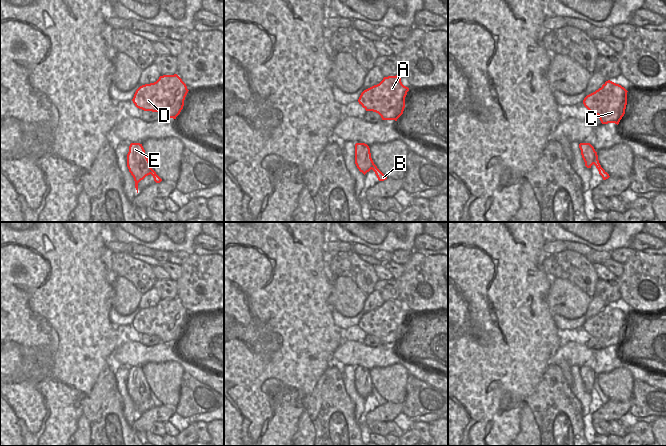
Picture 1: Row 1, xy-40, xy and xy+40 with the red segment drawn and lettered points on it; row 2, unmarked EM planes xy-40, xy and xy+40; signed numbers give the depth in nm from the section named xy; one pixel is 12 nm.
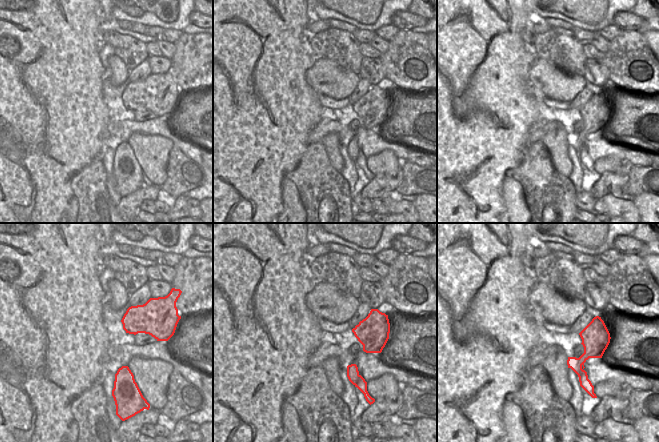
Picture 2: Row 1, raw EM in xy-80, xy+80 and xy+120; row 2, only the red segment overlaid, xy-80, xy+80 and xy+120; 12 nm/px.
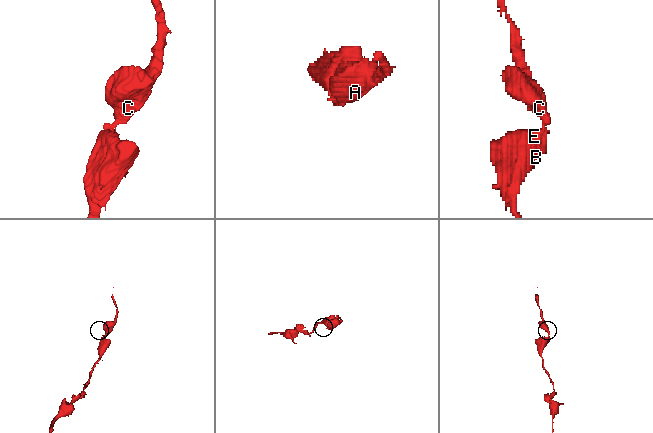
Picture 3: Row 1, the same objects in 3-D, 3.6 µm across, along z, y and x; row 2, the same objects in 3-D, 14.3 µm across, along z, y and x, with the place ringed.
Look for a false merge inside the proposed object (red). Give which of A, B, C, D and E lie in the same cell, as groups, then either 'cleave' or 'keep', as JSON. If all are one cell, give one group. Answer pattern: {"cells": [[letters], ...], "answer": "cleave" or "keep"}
{"cells": [["A", "B", "C", "D", "E"]], "answer": "keep"}

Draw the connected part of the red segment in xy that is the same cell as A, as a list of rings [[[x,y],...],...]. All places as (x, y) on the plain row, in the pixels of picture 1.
[[[400,299],[388,300],[379,308],[364,314],[358,326],[366,335],[378,337],[382,344],[397,345],[403,338],[408,315],[409,312],[402,308]]]

